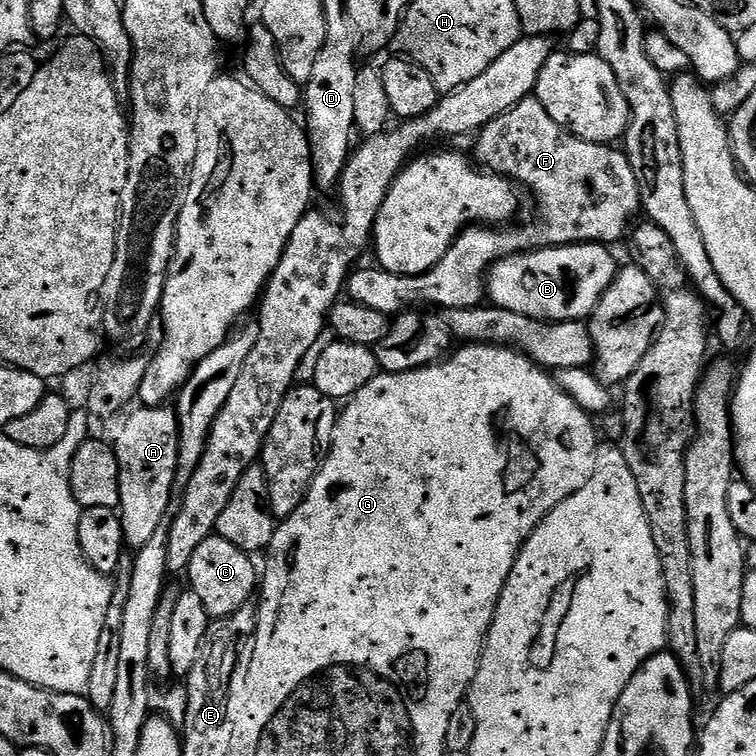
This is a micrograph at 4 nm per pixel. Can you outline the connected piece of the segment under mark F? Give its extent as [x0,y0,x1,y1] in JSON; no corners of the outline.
[346,95,641,314]

